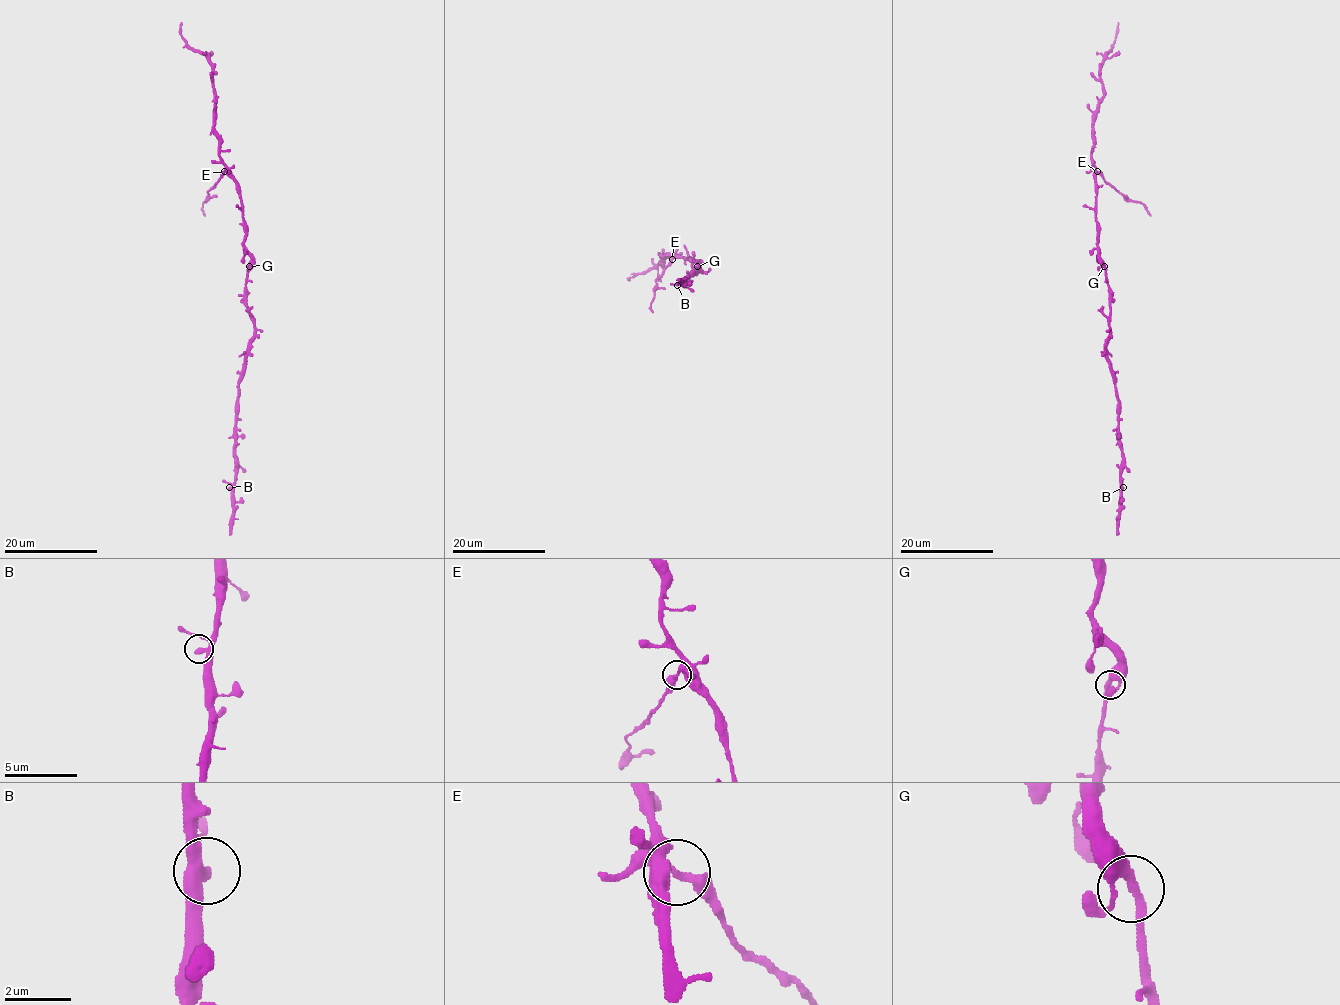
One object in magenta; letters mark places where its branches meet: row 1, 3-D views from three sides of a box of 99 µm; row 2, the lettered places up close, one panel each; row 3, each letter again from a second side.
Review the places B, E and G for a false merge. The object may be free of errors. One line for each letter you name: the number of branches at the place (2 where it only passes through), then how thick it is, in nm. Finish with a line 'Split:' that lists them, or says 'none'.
E: Branches: 2. Thickness 280 nm
Split: E

